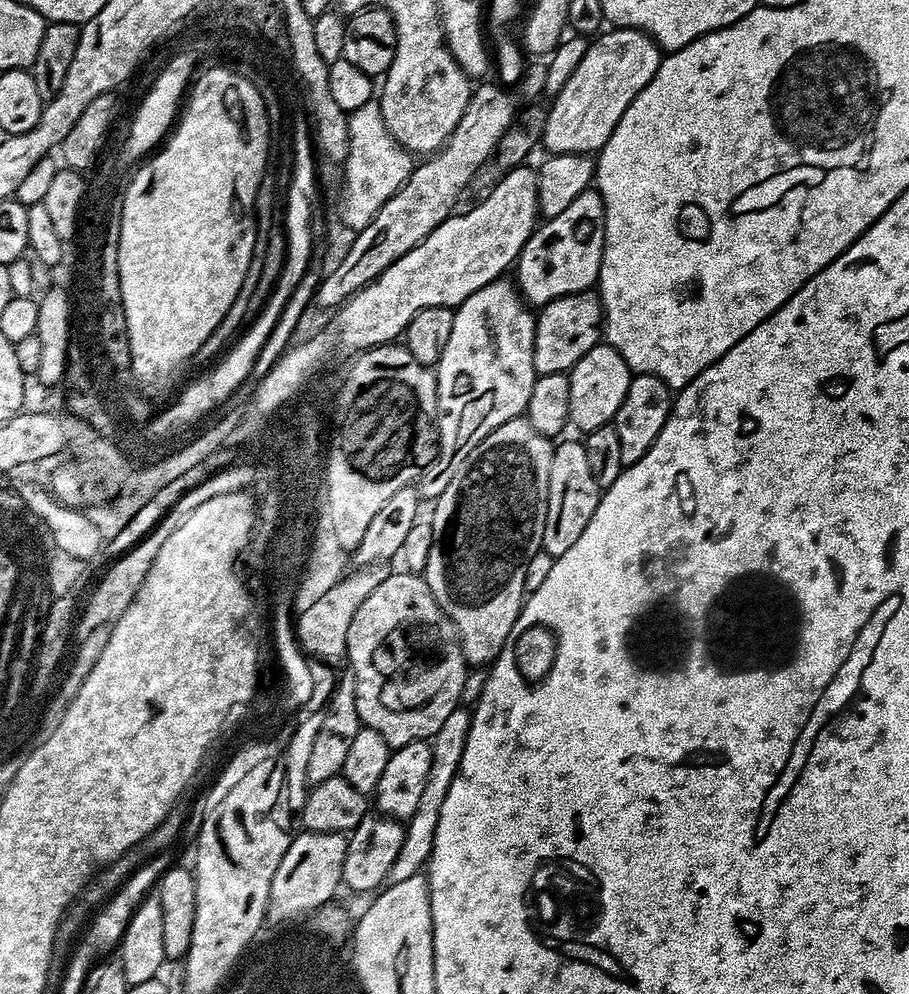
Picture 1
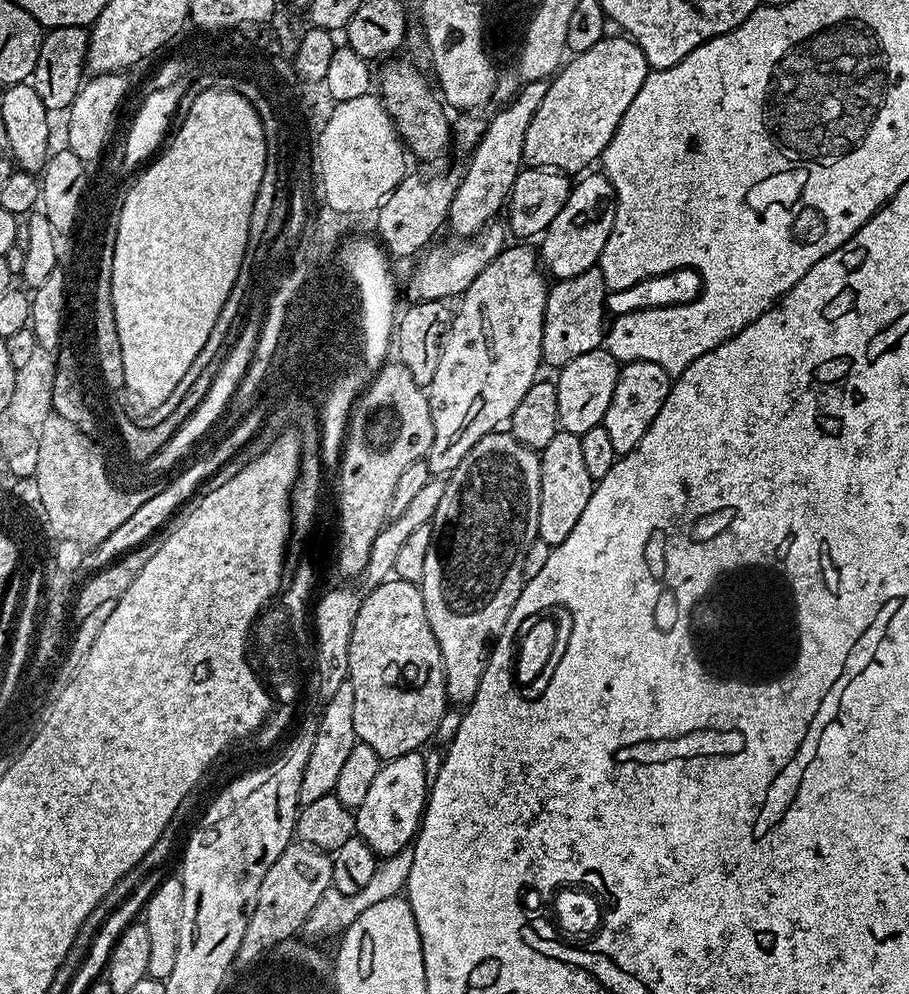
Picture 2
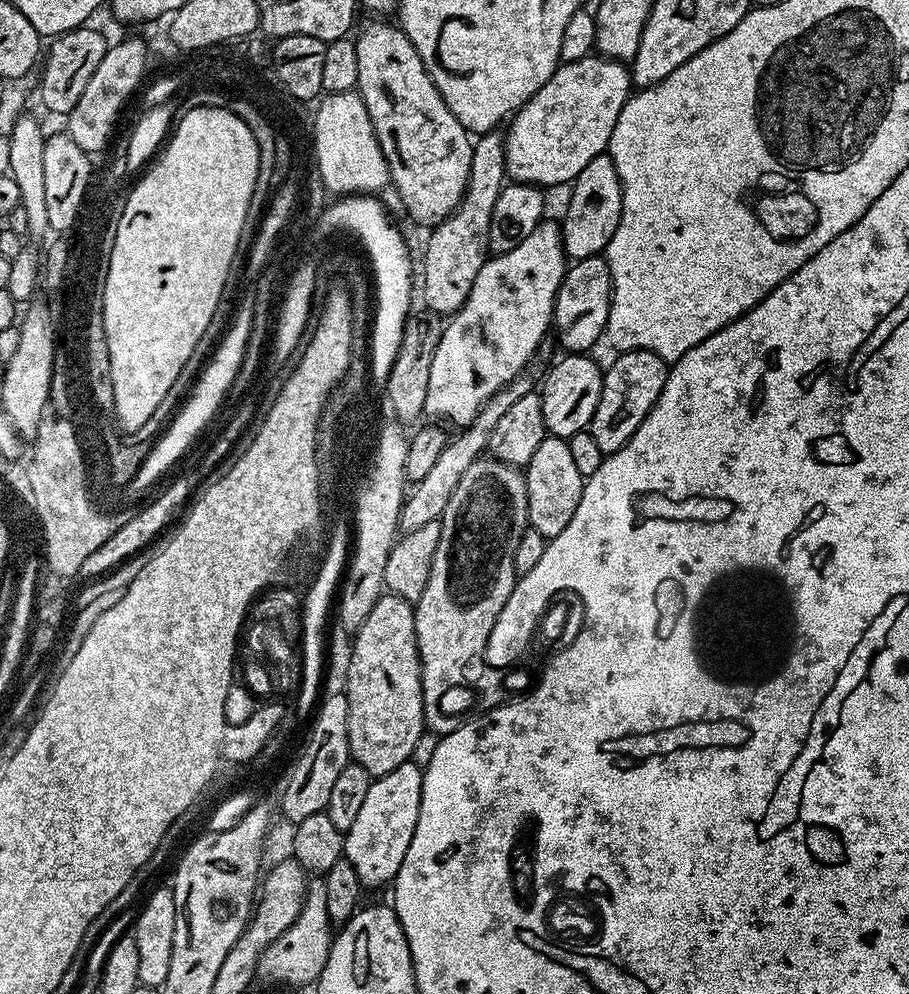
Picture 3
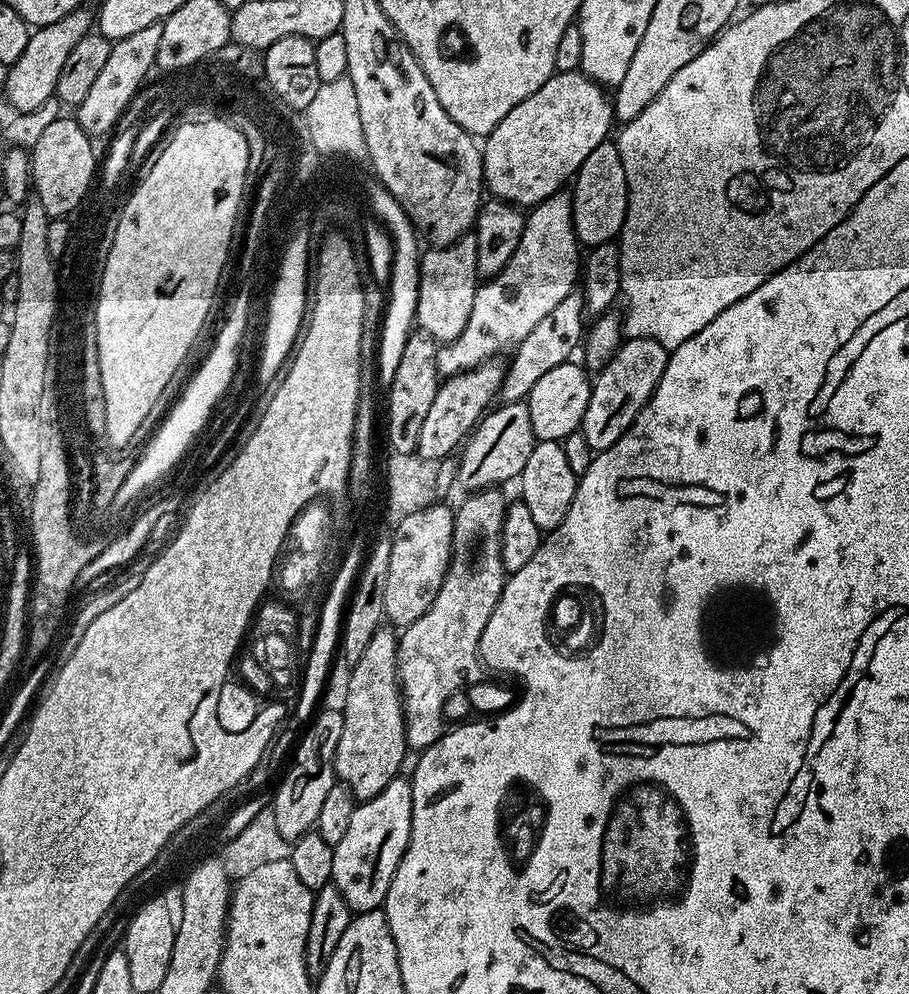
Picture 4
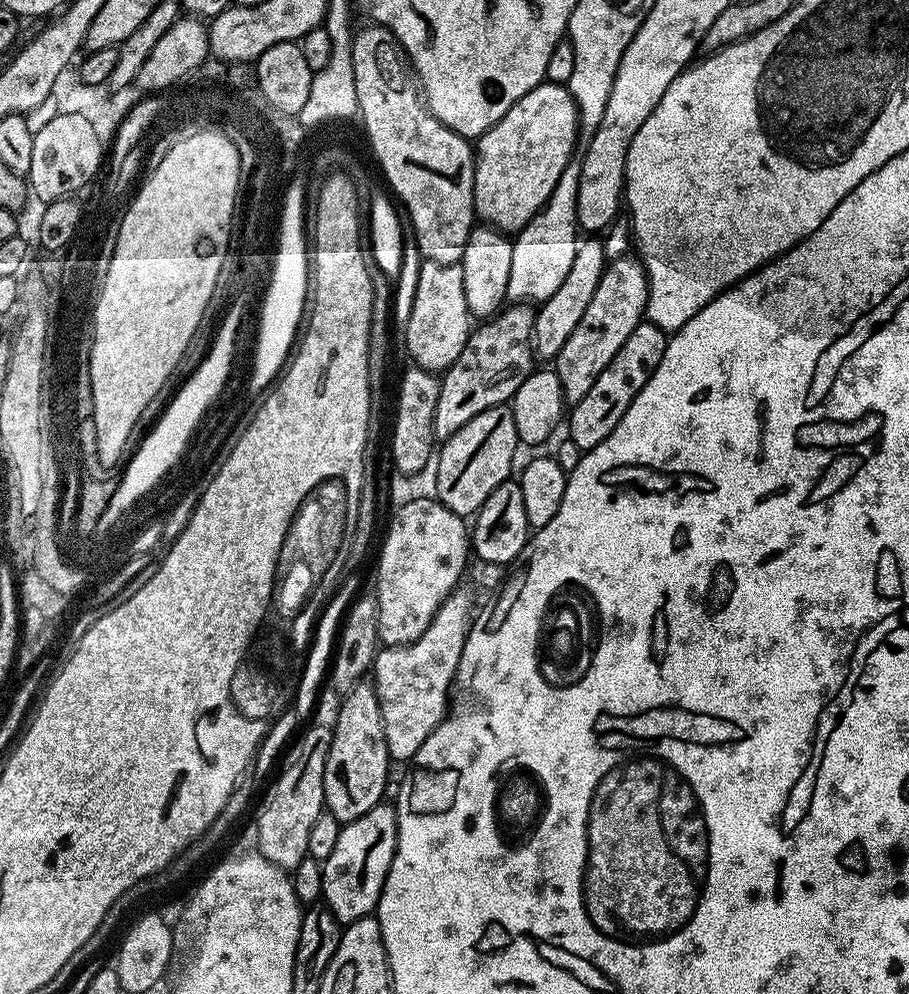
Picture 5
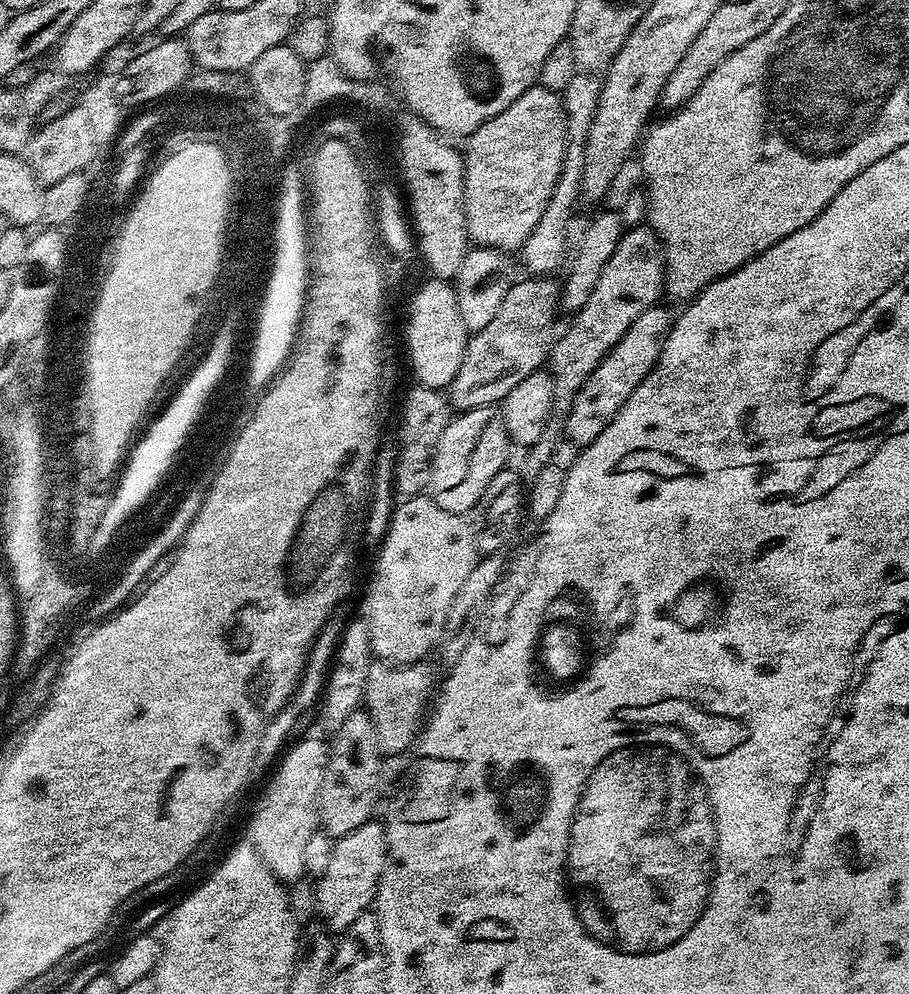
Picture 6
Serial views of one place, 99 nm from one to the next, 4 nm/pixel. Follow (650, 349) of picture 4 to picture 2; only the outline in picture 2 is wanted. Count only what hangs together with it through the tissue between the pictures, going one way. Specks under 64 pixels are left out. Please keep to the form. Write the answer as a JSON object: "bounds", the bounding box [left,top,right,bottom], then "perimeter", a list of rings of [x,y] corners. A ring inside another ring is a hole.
{"bounds":[602,360,673,457],"perimeter":[[[635,360],[621,367],[618,382],[614,386],[614,398],[610,398],[610,406],[606,406],[606,414],[602,427],[610,434],[610,442],[614,445],[617,457],[625,456],[638,442],[642,442],[642,434],[650,430],[650,422],[662,410],[662,402],[666,402],[666,394],[672,389],[673,377],[668,375],[658,362],[642,362]]]}

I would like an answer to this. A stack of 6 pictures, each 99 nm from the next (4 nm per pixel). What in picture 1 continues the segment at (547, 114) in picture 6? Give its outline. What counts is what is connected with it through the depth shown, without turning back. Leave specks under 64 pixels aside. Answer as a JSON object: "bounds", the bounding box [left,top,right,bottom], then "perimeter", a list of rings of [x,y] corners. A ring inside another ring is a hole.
{"bounds":[542,26,662,156],"perimeter":[[[615,26],[601,31],[589,43],[586,58],[578,62],[578,67],[574,70],[574,74],[570,74],[566,86],[562,86],[562,90],[551,97],[547,105],[548,117],[542,139],[542,148],[545,148],[545,153],[553,156],[558,154],[583,156],[599,153],[601,146],[610,138],[610,134],[614,134],[614,126],[618,126],[618,118],[626,114],[626,106],[630,106],[630,102],[634,102],[634,98],[644,89],[646,82],[654,78],[661,59],[662,50],[644,32]]]}

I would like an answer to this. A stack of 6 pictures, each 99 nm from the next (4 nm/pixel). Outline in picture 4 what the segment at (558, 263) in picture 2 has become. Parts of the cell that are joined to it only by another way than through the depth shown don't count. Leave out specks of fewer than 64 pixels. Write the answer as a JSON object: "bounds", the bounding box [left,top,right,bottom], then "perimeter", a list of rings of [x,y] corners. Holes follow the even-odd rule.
{"bounds":[571,142,628,246],"perimeter":[[[605,142],[590,150],[590,158],[586,158],[586,162],[582,162],[576,171],[571,188],[572,217],[577,241],[584,246],[615,241],[620,235],[628,209],[626,170],[622,170],[622,158],[615,143]]]}

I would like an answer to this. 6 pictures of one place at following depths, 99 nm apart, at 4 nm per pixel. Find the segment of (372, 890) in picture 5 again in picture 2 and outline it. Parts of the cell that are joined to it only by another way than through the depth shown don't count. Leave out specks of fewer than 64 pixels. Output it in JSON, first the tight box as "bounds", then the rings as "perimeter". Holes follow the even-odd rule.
{"bounds":[354,750,430,857],"perimeter":[[[417,750],[410,754],[402,754],[393,760],[383,761],[362,806],[354,810],[355,835],[365,840],[377,857],[398,854],[416,839],[430,787],[430,768],[428,772],[424,754],[423,751]]]}

